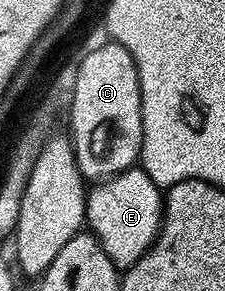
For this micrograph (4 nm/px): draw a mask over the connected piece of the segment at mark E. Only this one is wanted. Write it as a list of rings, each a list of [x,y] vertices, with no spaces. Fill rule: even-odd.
[[[139,165],[104,178],[92,187],[95,188],[86,192],[86,226],[101,245],[105,257],[109,257],[117,269],[129,268],[153,246],[159,235],[159,227],[163,224],[164,192]]]

